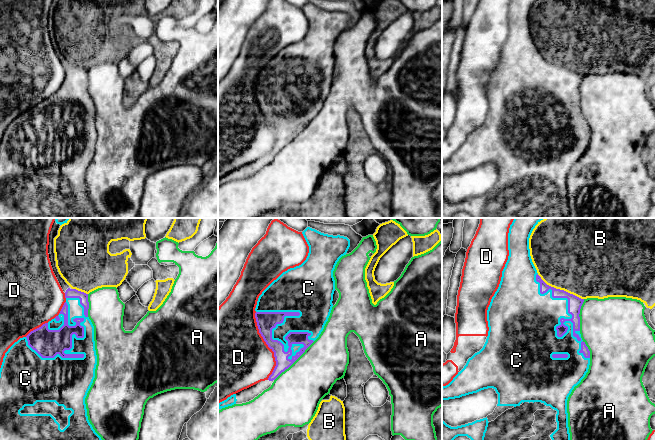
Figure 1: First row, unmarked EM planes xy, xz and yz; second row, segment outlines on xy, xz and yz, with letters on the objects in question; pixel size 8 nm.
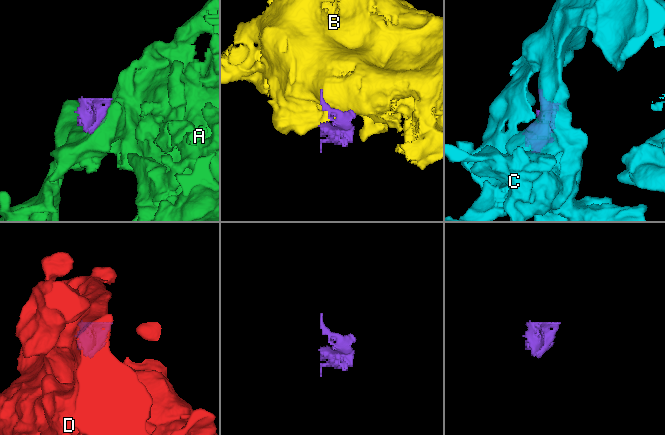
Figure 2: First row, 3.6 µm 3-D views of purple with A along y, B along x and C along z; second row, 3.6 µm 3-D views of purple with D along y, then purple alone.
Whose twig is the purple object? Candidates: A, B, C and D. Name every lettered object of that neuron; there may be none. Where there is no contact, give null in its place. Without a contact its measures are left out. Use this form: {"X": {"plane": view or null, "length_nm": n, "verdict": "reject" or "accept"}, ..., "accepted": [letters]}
{"A": {"plane": "xz", "length_nm": 460, "verdict": "reject"}, "B": {"plane": "yz", "length_nm": 420, "verdict": "reject"}, "C": {"plane": "xy", "length_nm": 550, "verdict": "accept"}, "D": {"plane": "xz", "length_nm": 550, "verdict": "reject"}, "accepted": ["C"]}

